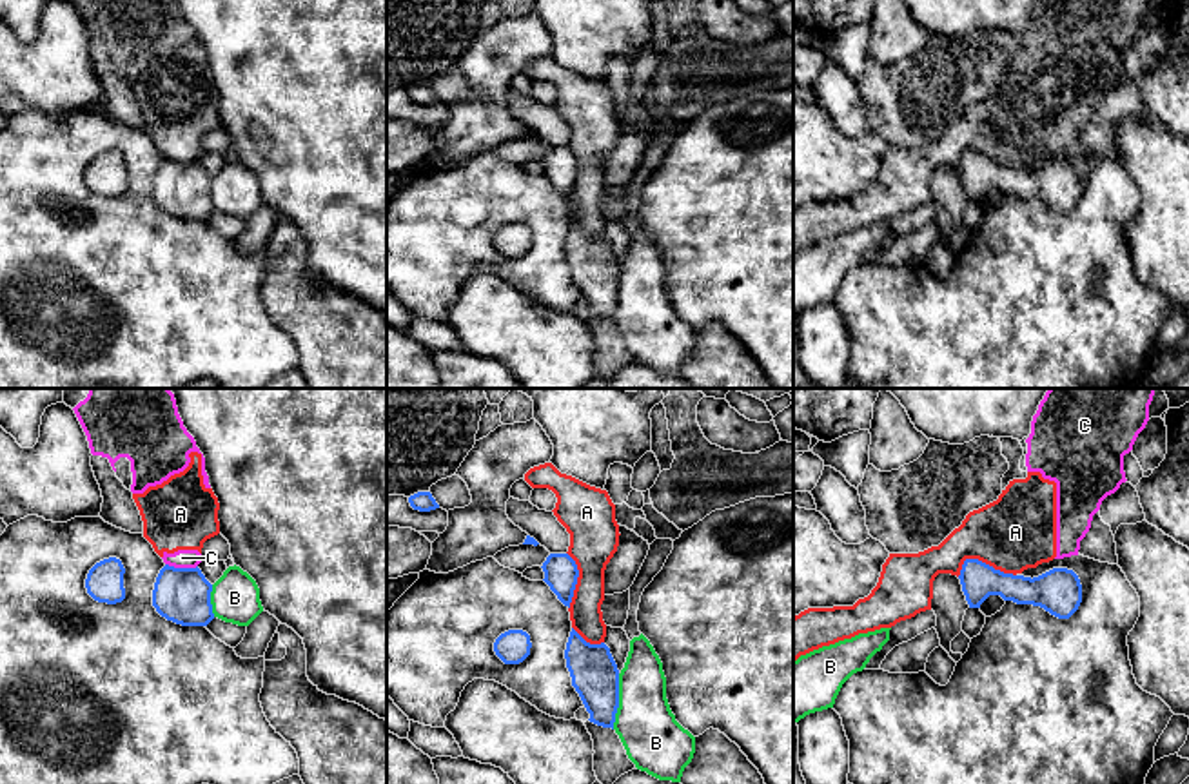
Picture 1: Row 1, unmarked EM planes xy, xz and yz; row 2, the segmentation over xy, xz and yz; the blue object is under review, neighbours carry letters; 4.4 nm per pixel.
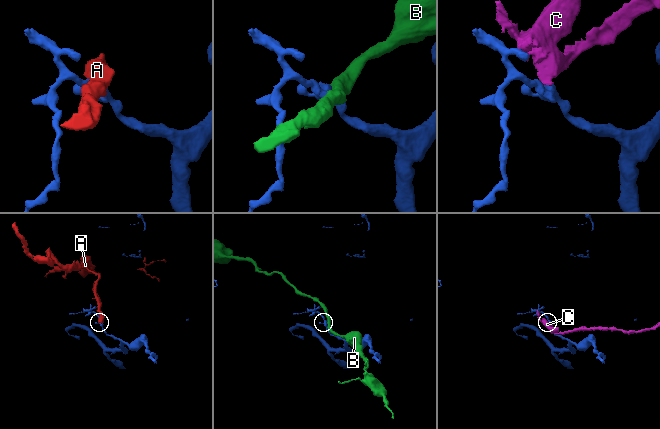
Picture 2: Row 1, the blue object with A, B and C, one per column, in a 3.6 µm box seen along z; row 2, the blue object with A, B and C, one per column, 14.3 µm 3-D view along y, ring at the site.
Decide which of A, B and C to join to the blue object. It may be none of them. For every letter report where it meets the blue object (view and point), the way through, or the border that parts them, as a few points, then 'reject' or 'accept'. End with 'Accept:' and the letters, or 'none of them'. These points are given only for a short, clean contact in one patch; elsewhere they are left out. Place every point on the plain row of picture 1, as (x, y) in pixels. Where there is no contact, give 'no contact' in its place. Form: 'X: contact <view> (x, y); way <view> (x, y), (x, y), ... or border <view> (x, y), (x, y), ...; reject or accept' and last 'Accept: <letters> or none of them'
A: contact yz (981, 155); reject
B: contact xz (618, 294); reject
C: contact xy (182, 162); border xy (166, 156), (196, 160); reject
Accept: none of them

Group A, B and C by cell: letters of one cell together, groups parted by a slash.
A C / B

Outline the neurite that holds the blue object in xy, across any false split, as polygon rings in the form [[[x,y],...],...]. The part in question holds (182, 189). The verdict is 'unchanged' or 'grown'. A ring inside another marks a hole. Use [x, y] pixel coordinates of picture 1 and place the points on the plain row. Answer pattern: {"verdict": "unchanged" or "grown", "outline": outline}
{"verdict": "unchanged", "outline": [[[165,158],[154,176],[152,200],[156,205],[182,220],[207,220],[212,212],[212,178],[201,163]]]}

